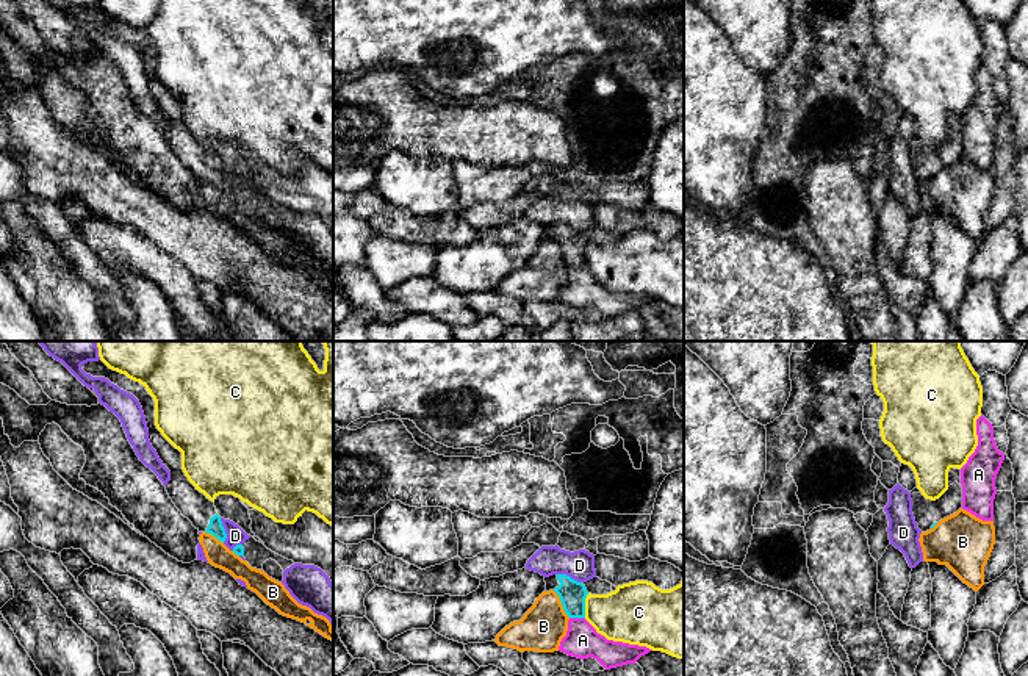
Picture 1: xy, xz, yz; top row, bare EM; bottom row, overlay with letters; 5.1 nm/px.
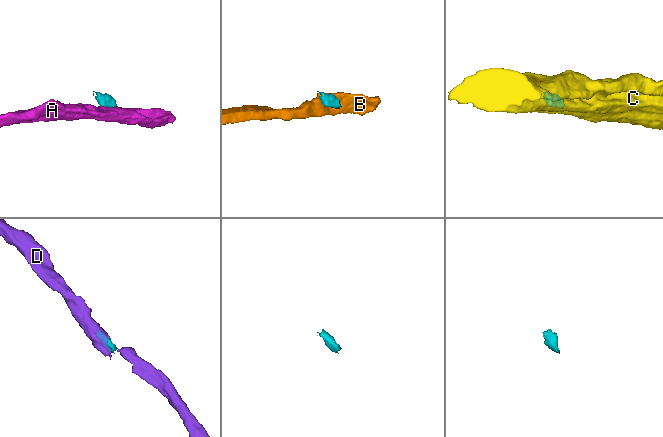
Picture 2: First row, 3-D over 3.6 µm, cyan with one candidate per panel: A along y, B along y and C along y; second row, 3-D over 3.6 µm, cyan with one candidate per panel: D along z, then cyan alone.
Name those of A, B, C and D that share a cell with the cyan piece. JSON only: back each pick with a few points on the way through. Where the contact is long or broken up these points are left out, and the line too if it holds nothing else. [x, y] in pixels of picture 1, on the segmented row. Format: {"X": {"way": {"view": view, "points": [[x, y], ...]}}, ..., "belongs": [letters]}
{"belongs": []}

